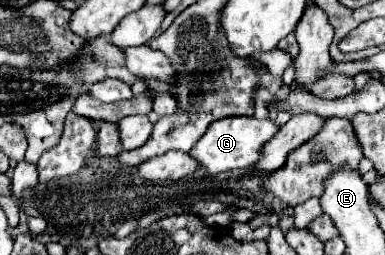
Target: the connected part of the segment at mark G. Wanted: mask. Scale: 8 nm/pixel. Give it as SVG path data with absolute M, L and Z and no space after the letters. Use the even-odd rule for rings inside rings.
M233 115L233 117L217 119L215 123L211 123L207 133L195 143L195 147L191 147L189 153L211 175L231 171L231 169L247 169L249 165L253 165L259 159L261 145L265 141L269 141L277 131L279 131L279 127L271 119L261 121L261 119L255 119L255 117Z

